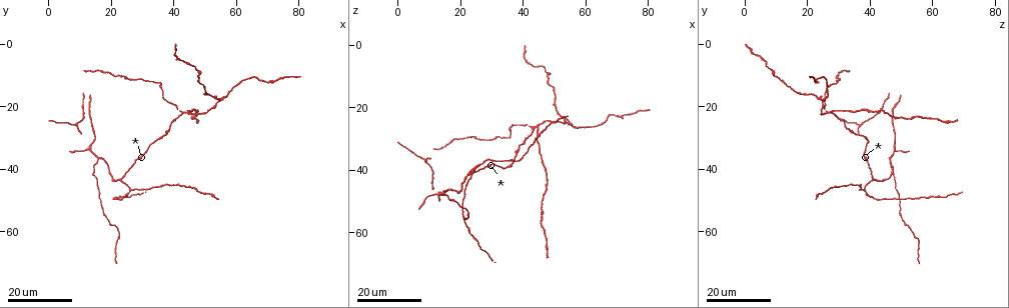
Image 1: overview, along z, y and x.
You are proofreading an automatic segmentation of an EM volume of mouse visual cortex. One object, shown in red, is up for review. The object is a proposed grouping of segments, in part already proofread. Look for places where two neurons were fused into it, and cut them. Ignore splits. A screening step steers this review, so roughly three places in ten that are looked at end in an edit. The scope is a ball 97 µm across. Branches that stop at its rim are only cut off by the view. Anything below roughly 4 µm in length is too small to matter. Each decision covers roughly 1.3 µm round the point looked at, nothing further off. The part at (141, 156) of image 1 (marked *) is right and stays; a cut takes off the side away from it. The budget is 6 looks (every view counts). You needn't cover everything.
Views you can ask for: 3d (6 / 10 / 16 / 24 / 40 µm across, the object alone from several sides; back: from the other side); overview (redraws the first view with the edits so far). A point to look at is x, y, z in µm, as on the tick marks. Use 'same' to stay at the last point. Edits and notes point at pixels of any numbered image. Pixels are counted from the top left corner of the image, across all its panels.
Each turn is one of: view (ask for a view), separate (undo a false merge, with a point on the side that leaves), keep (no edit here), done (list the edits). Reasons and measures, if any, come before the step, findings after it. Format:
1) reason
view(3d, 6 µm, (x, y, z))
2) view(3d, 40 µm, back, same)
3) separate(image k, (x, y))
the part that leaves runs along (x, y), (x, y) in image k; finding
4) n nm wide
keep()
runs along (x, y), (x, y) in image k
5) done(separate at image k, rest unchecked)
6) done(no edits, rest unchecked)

three arms meet
view(3d, 16 µm, (12.5, 33.5, 47.5))

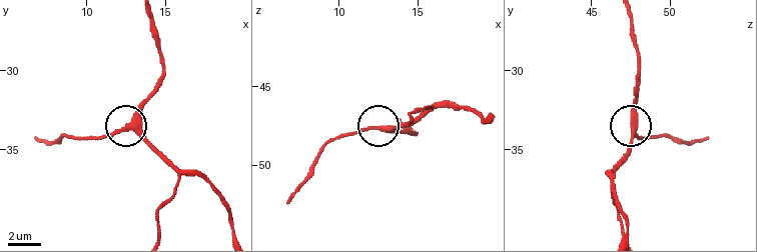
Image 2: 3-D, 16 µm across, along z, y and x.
zoom in
view(3d, 10 µm, (12.7, 33.4, 47.8))

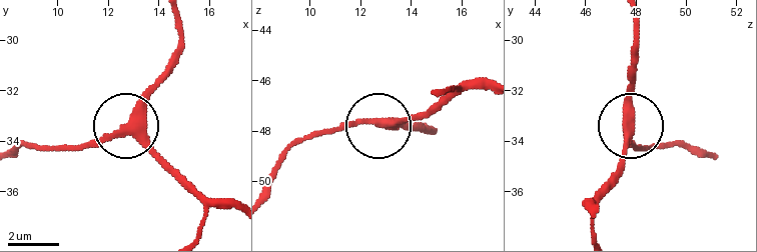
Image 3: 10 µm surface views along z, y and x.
zoom in
view(3d, 6 µm, (12.9, 33.4, 47.7))

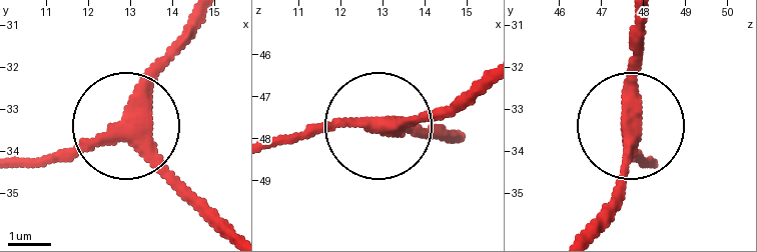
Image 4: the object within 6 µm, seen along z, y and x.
keep()
runs along (584, 228), (620, 185), (627, 120), (638, 160) in image 4; continuous, no second neuron

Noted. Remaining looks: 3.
three arms meet
view(3d, 24 µm, (22.5, 43.5, 41.5))

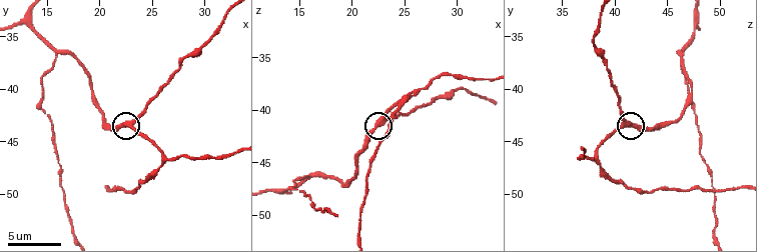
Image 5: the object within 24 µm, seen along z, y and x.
closer look
view(3d, 6 µm, (22.6, 43.4, 40.8))

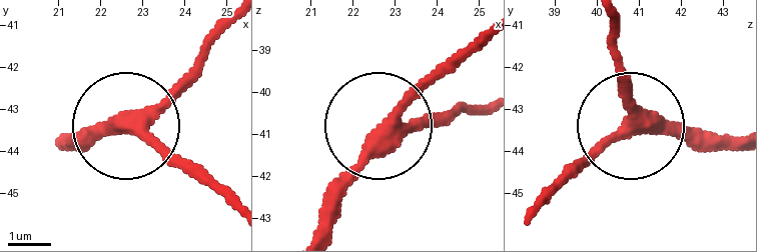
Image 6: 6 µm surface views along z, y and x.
keep()
runs along (612, 23), (626, 120), (555, 181) in image 6; one neuron here

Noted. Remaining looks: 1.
three-way junction
view(3d, 6 µm, (26.4, 46.6, 38.2))

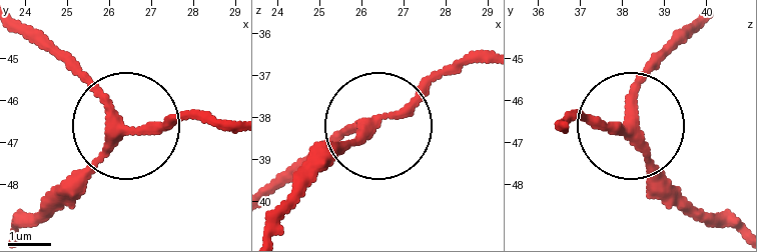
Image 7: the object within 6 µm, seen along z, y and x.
3 arms
keep()
continuous, no second neuron

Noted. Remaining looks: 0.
done(no edits, rest unchecked)

